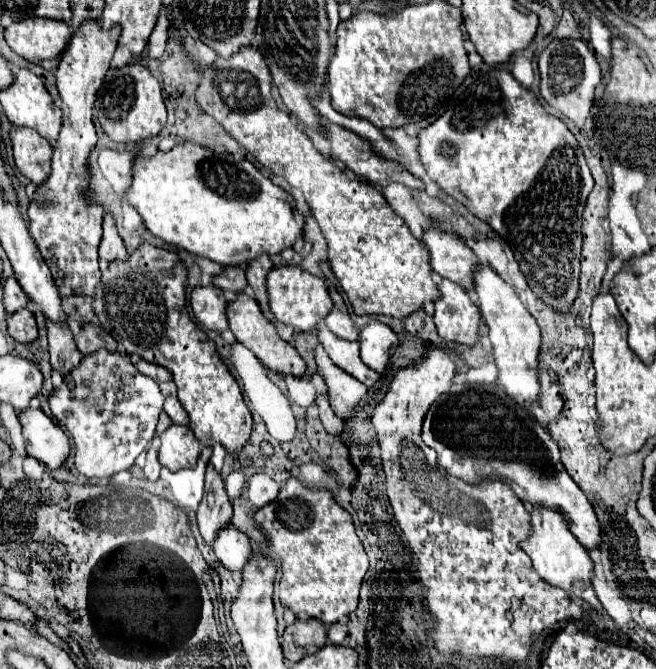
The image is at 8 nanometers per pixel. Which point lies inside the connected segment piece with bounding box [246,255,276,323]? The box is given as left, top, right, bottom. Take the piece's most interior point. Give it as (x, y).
(257, 270)

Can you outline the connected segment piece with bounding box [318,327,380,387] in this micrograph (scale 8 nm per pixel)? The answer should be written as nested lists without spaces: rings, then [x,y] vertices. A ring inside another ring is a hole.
[[[322,327],[318,331],[318,337],[320,337],[320,343],[324,347],[324,351],[328,353],[328,357],[342,369],[346,371],[348,375],[356,377],[360,383],[364,383],[366,387],[372,387],[380,375],[376,371],[372,371],[370,367],[366,367],[360,359],[360,347],[356,341],[344,341],[344,339],[338,339],[332,331],[328,331],[326,327]]]

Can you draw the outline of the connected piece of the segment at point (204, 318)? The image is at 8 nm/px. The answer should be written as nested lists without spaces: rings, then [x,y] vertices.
[[[214,285],[196,287],[192,291],[192,311],[198,323],[210,331],[228,331],[226,303],[224,293]]]

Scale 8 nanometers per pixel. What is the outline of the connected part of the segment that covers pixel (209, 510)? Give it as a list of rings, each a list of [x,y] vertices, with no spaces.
[[[212,463],[206,467],[206,489],[204,499],[196,511],[198,527],[208,545],[212,545],[216,533],[226,527],[232,519],[232,503],[224,491],[224,481]]]

